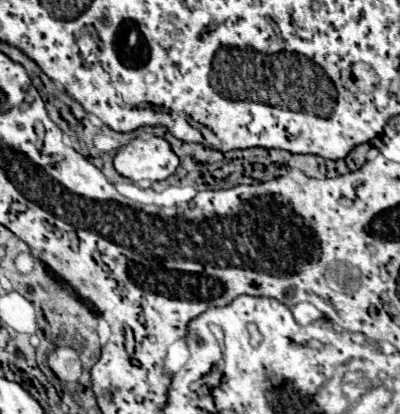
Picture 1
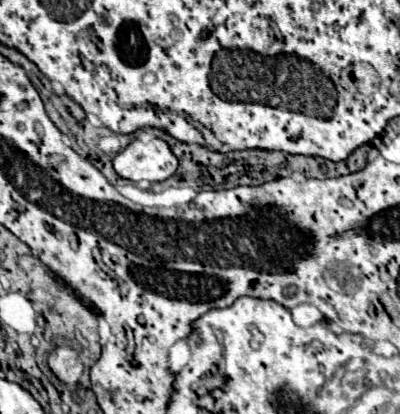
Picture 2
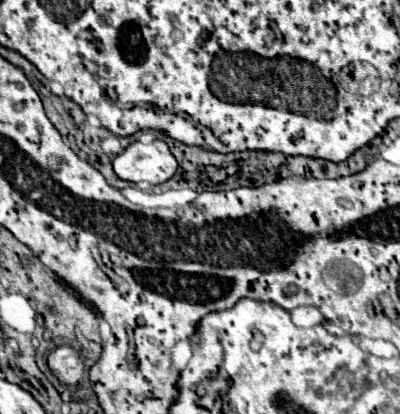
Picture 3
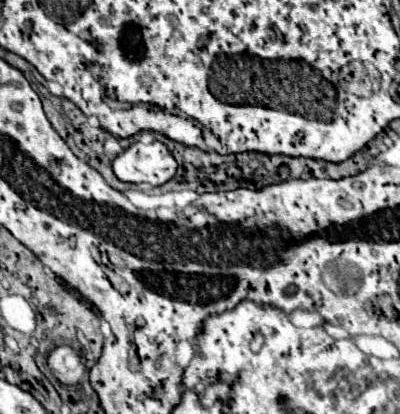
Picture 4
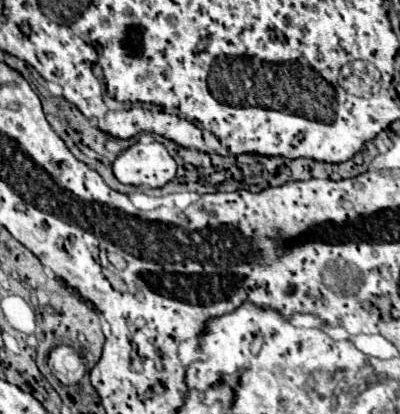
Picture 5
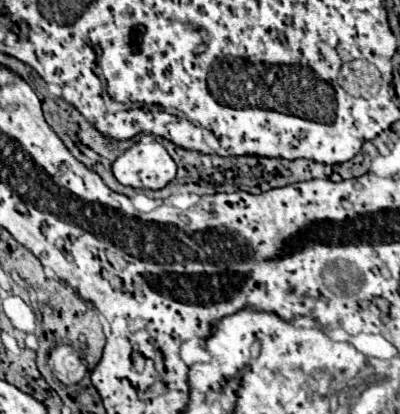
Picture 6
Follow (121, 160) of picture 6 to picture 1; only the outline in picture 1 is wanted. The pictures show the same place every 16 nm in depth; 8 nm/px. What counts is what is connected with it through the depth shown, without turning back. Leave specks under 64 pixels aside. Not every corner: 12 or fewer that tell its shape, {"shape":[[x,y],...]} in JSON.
{"shape":[[138,136],[114,156],[134,182],[164,180],[178,164],[160,136]]}

